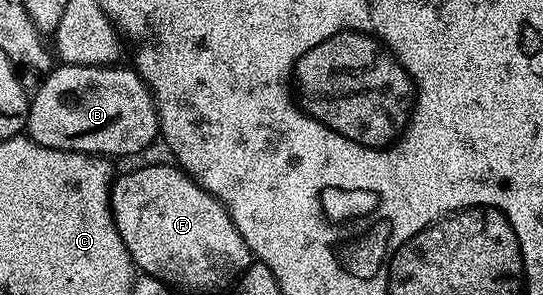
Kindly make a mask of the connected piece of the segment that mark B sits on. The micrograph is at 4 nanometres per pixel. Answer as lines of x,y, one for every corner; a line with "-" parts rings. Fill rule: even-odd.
63,64
51,67
50,71
41,77
42,85
38,89
33,89
29,97
30,109
26,115
25,135
33,143
51,148
52,150
64,150
65,152
93,152
99,156
115,158
114,156
134,156
137,152
142,152
155,139
159,139
158,131
158,108
154,105
154,95
150,92
150,87
140,78
140,74
135,72
133,67
126,66
80,66
79,64

